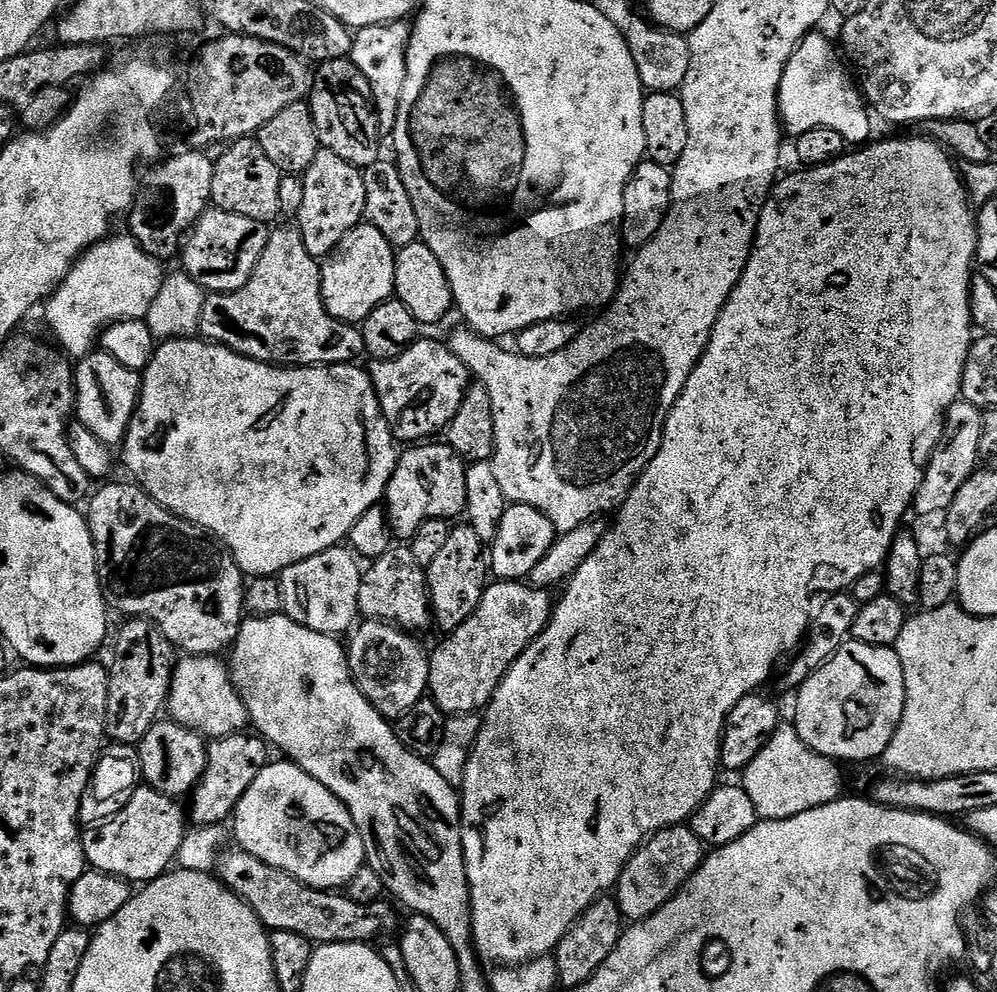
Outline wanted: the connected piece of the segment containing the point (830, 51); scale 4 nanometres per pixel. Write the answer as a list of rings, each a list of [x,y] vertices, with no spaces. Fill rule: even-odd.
[[[820,30],[811,32],[796,47],[796,52],[790,58],[790,62],[782,74],[780,123],[783,131],[787,135],[789,132],[790,137],[797,138],[806,134],[807,131],[825,128],[837,131],[844,139],[845,145],[867,145],[873,139],[873,113],[870,111],[853,73],[846,67],[837,45],[835,43],[832,45],[822,33],[823,31]]]

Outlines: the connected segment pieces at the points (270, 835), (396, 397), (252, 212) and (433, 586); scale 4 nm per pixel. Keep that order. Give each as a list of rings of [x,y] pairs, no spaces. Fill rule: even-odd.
[[[291,762],[265,764],[254,778],[250,790],[238,802],[230,825],[243,851],[254,858],[298,878],[311,888],[340,890],[348,886],[358,870],[362,870],[369,845],[362,842],[362,834],[350,810],[322,782],[306,774]]]
[[[417,339],[416,343],[393,360],[372,360],[370,375],[382,414],[393,437],[401,445],[415,446],[431,441],[445,431],[458,414],[470,387],[468,367],[448,351],[443,343]]]
[[[245,138],[242,140],[231,141],[229,152],[221,160],[215,161],[216,169],[212,179],[212,204],[221,212],[230,214],[242,214],[242,218],[254,218],[254,222],[262,222],[271,225],[272,220],[279,221],[280,199],[278,195],[278,186],[282,175],[280,168],[270,162],[270,157],[266,155],[266,150],[262,150],[259,139]]]
[[[467,522],[461,523],[461,528],[458,526],[452,528],[452,533],[450,538],[446,538],[446,543],[443,544],[442,550],[434,557],[434,562],[430,562],[426,566],[426,571],[428,574],[428,597],[432,599],[432,614],[434,617],[435,627],[445,628],[443,631],[445,633],[452,633],[454,629],[458,626],[462,626],[462,622],[466,622],[466,618],[470,618],[474,614],[474,610],[478,610],[478,606],[482,602],[482,594],[484,589],[488,587],[490,583],[490,564],[486,559],[486,543],[482,538],[478,538],[478,534],[475,533],[475,530],[471,528],[470,524]]]

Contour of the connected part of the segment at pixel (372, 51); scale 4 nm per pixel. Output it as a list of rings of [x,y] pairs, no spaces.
[[[399,20],[393,24],[361,28],[355,33],[352,43],[351,61],[368,83],[370,99],[376,109],[376,120],[384,134],[395,133],[398,106],[402,90],[406,86],[406,62],[408,61],[408,43],[412,37],[412,24]]]

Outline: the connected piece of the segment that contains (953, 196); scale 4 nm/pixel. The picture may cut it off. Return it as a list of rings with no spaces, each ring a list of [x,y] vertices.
[[[924,134],[908,136],[905,140],[878,140],[853,151],[856,152],[853,156],[843,154],[827,164],[805,167],[800,170],[802,172],[796,172],[793,176],[786,177],[785,180],[783,177],[773,187],[771,196],[764,201],[764,207],[760,210],[760,221],[756,227],[756,243],[752,245],[752,253],[748,259],[746,270],[742,274],[738,286],[730,294],[730,298],[714,326],[712,337],[702,354],[702,358],[694,366],[678,402],[674,402],[674,406],[670,410],[658,454],[654,454],[654,458],[648,463],[646,470],[636,479],[636,483],[632,485],[632,489],[624,497],[615,513],[615,516],[617,515],[616,521],[614,519],[611,521],[608,533],[602,538],[602,542],[598,542],[598,546],[590,554],[590,558],[586,558],[586,562],[582,562],[582,566],[578,566],[578,570],[567,581],[566,587],[563,589],[563,591],[565,590],[564,597],[555,601],[552,621],[548,623],[544,633],[512,663],[510,670],[502,678],[498,690],[493,694],[492,701],[488,703],[488,707],[483,713],[480,733],[476,735],[476,744],[472,747],[472,752],[468,756],[468,765],[462,781],[462,799],[460,802],[462,827],[460,833],[462,834],[464,861],[466,862],[466,874],[468,875],[468,889],[472,899],[472,943],[477,953],[485,961],[488,959],[493,960],[496,964],[523,966],[533,958],[555,953],[556,947],[562,942],[562,938],[575,926],[576,919],[595,900],[611,893],[619,885],[622,870],[630,862],[632,855],[651,836],[667,828],[674,828],[691,821],[697,810],[706,803],[709,794],[718,787],[716,772],[721,771],[720,739],[724,737],[724,723],[728,720],[730,710],[734,710],[734,706],[738,706],[738,702],[742,702],[742,698],[759,693],[763,689],[760,687],[771,678],[776,663],[783,656],[785,658],[791,657],[805,643],[810,627],[810,617],[814,612],[812,595],[815,592],[835,594],[851,589],[853,584],[858,582],[863,575],[875,572],[883,565],[884,561],[888,559],[888,551],[894,542],[896,533],[901,531],[903,524],[900,523],[903,522],[904,515],[910,512],[913,507],[918,494],[918,486],[922,486],[922,478],[924,477],[924,469],[928,466],[928,459],[936,448],[936,441],[940,439],[940,433],[944,431],[944,417],[948,414],[948,407],[960,396],[964,363],[974,343],[974,337],[972,337],[974,321],[970,314],[970,290],[972,289],[976,258],[978,220],[974,215],[973,205],[969,201],[968,191],[964,189],[961,169],[947,148]]]

